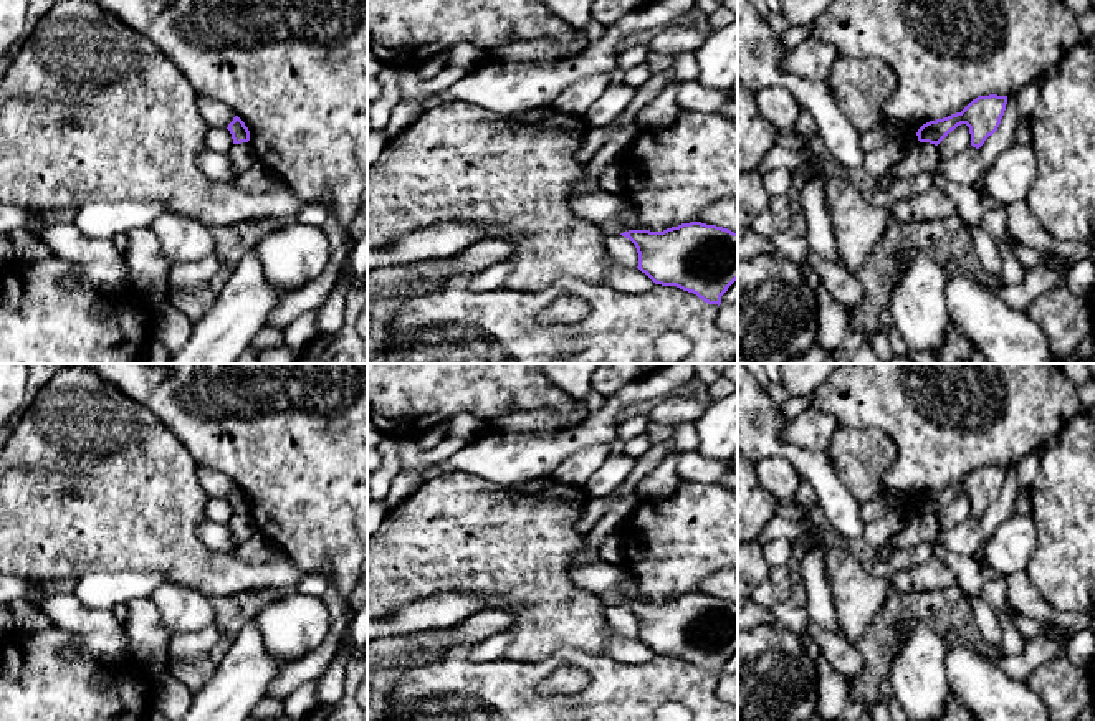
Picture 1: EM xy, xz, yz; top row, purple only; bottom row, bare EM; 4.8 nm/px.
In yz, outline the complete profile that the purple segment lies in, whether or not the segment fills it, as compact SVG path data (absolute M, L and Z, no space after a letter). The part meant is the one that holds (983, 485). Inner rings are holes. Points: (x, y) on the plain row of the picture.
M978 466L961 483L923 494L916 503L918 511L938 516L951 501L966 494L971 516L979 519L997 501L1006 475L1007 466Z

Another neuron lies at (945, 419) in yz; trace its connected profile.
M844 364L814 392L810 408L832 415L840 427L880 428L890 435L898 453L893 466L883 478L885 491L897 489L906 496L908 503L918 503L918 499L930 491L961 483L978 466L1007 466L1014 460L1035 451L1044 445L1049 435L1059 433L1075 415L1078 415L1082 405L1078 387L1062 372L1059 364Z

